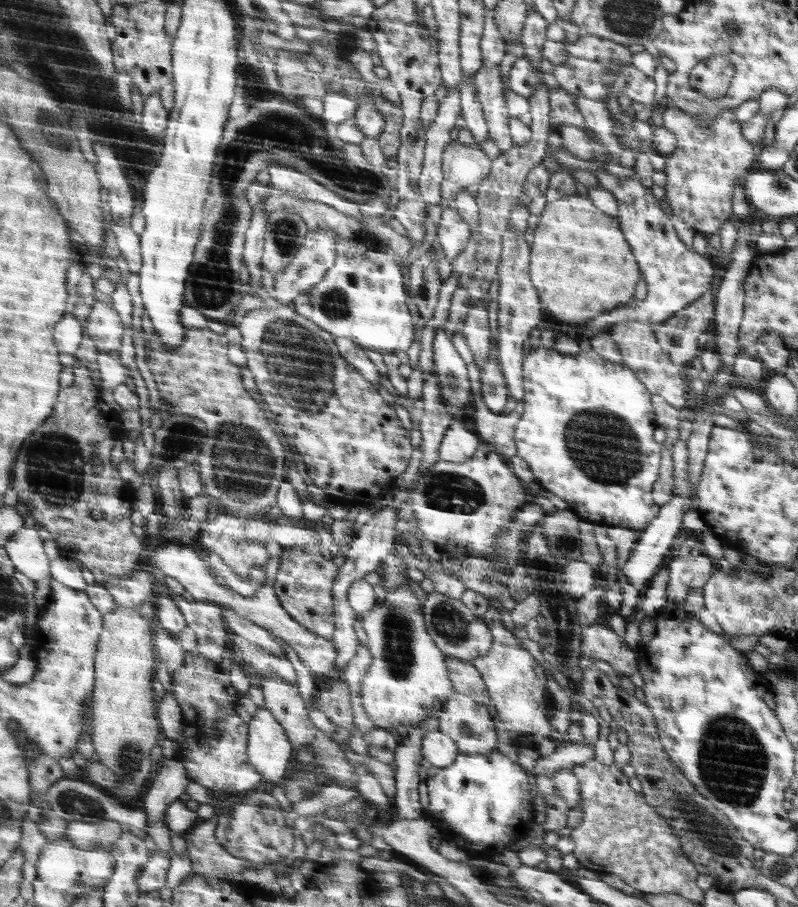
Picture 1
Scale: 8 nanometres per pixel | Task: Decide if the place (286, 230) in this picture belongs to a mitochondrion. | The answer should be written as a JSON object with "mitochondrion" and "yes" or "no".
{"mitochondrion":"yes"}

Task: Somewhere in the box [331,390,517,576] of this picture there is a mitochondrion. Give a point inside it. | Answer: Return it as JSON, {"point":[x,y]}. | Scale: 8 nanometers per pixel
{"point":[454,491]}

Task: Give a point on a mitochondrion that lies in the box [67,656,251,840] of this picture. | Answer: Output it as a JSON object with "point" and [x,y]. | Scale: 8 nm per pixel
{"point":[130,758]}

